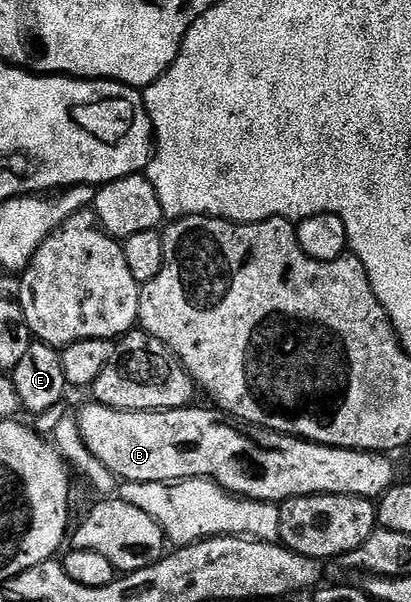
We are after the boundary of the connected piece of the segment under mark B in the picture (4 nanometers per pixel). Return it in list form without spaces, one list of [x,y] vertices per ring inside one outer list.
[[[89,401],[76,418],[87,449],[118,480],[126,483],[176,483],[179,479],[212,479],[232,495],[280,505],[286,499],[300,495],[358,495],[376,500],[395,482],[393,463],[389,460],[392,458],[388,454],[328,447],[322,443],[310,443],[307,439],[296,439],[293,435],[280,435],[277,431],[267,431],[263,427],[234,425],[222,412],[208,406],[197,406],[176,407],[174,411],[120,411]]]

